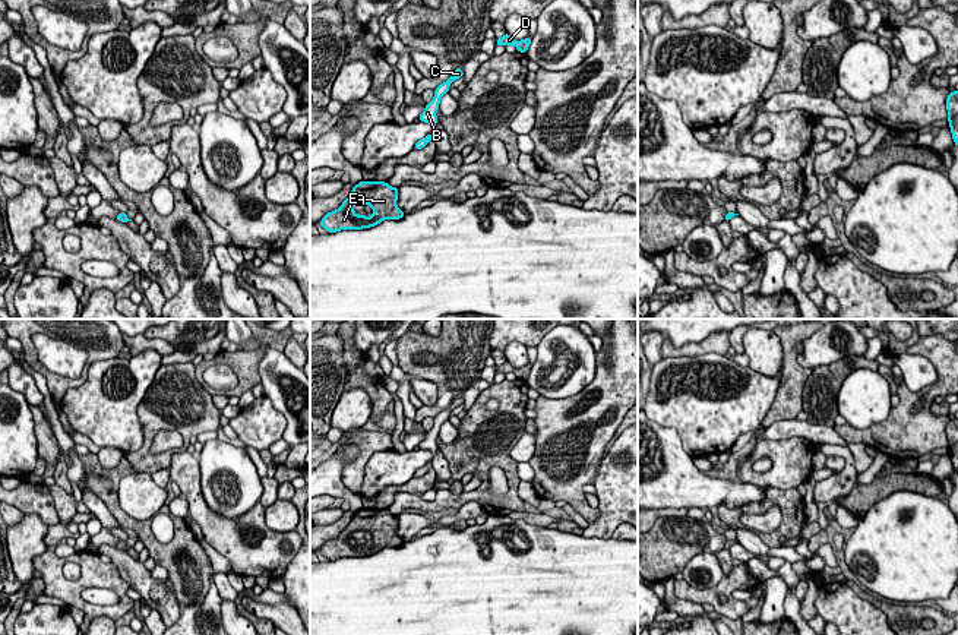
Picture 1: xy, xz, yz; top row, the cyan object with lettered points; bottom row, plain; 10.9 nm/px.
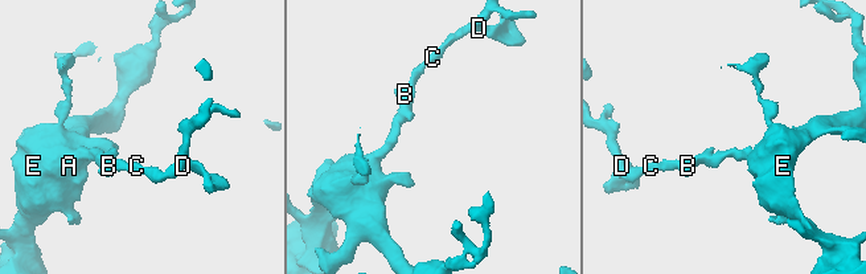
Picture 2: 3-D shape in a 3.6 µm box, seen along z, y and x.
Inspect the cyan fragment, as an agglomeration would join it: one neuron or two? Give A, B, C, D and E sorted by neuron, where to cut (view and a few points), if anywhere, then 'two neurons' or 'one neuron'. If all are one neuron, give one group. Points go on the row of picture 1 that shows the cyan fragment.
A B C D E; no cut; one neuron

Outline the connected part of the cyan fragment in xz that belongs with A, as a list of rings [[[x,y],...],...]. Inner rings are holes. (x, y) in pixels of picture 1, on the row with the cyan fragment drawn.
[[[360,181],[352,187],[350,196],[336,211],[328,212],[320,225],[329,233],[341,230],[363,230],[380,224],[385,219],[399,219],[405,214],[396,206],[398,187],[389,186],[386,181]],[[355,203],[370,205],[371,217],[357,215]]]

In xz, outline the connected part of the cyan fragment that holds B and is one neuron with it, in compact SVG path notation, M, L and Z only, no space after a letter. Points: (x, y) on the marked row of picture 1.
M458 67L452 76L440 83L436 89L434 89L434 97L433 99L426 104L426 108L424 111L420 114L420 121L424 121L424 123L430 123L433 127L437 124L437 116L436 116L436 111L439 110L439 104L440 104L440 98L449 92L449 86L453 80L459 79L461 76L464 76L464 72L461 67Z

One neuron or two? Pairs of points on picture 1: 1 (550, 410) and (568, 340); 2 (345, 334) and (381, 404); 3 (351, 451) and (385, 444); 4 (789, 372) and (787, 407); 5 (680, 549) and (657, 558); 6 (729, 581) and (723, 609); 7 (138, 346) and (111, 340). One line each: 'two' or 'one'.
1: two
2: one
3: two
4: one
5: one
6: one
7: two

